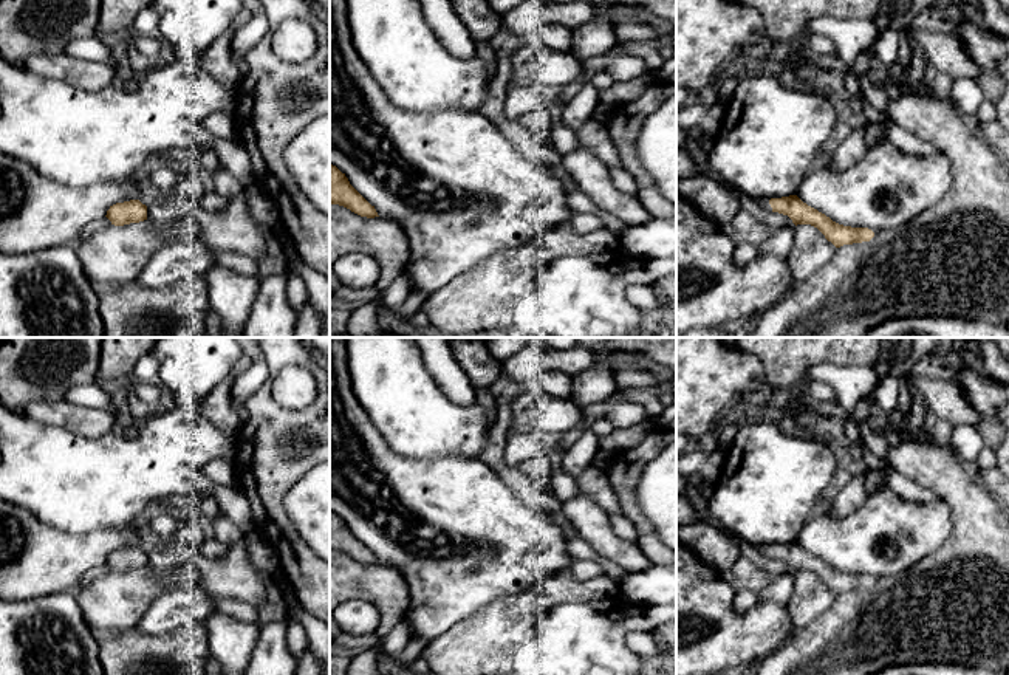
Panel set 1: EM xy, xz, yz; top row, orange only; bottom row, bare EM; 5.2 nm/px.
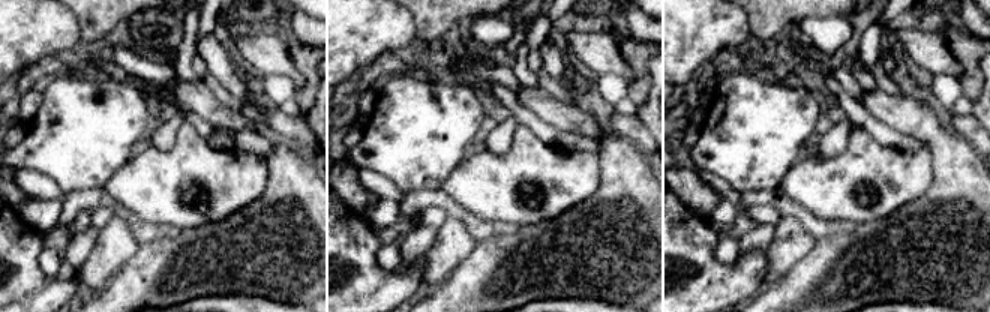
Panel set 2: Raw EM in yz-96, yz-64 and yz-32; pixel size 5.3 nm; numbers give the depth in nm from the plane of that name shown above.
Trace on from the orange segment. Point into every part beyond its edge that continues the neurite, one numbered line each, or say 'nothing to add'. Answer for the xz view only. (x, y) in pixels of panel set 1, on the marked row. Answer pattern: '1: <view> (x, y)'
nothing to add

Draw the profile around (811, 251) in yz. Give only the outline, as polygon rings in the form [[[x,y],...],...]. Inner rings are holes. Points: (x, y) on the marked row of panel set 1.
[[[797,224],[794,229],[791,252],[785,259],[789,266],[794,286],[822,269],[829,262],[836,249],[837,248],[828,242],[817,228],[811,224]]]

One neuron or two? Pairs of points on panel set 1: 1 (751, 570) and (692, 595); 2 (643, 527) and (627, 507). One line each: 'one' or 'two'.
1: two
2: one

